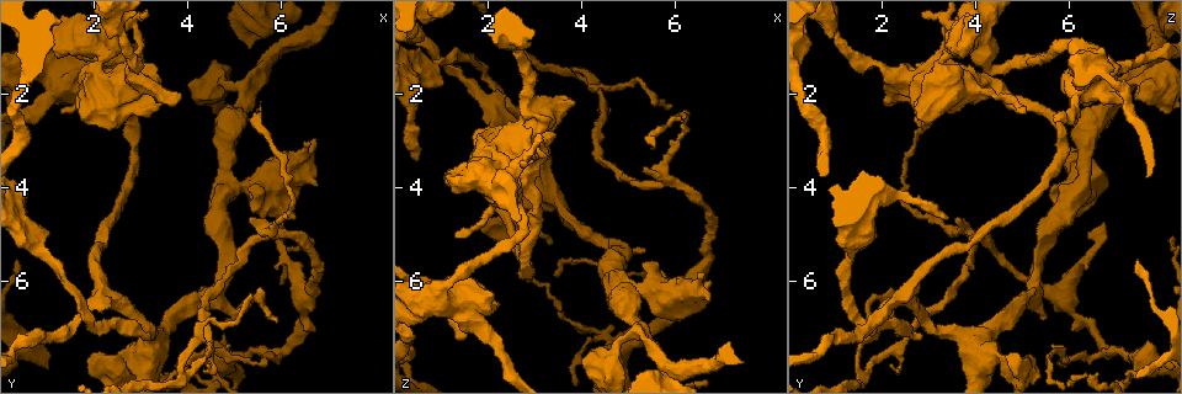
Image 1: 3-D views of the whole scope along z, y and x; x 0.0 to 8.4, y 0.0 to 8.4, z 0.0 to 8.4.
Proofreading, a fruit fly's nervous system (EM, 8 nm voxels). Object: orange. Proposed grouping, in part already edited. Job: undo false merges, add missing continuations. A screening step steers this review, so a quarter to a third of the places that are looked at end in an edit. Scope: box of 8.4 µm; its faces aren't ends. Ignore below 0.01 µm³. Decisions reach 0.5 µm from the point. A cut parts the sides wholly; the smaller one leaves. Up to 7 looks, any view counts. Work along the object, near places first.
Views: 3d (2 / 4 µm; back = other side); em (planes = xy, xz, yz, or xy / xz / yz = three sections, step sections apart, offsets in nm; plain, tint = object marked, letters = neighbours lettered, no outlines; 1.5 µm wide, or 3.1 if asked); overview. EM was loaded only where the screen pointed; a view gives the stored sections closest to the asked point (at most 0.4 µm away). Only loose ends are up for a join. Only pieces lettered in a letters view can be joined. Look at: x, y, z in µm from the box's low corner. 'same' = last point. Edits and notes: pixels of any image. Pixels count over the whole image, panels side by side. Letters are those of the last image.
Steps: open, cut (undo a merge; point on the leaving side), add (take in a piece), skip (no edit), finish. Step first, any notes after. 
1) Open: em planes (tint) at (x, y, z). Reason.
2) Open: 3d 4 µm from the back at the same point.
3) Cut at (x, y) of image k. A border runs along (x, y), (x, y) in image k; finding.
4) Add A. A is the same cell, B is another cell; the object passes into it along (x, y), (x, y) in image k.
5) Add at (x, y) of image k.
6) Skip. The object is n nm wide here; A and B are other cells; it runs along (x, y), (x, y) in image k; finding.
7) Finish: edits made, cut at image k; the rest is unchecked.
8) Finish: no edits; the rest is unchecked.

Open: em planes (letters) at (6.45, 3.05, 5.85).

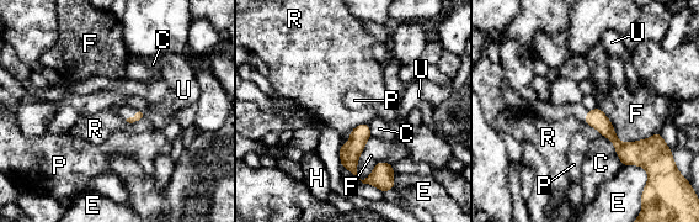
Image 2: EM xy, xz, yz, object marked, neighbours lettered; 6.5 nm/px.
Skip. The longest contact is with F, 300 nm; C, E, F, H, P, R and U are other cells; no lettered piece goes on from it.

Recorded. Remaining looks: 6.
Open: em yz step 4 (tint) at (2.95, 0.75, 3.35). Thick turns thin.

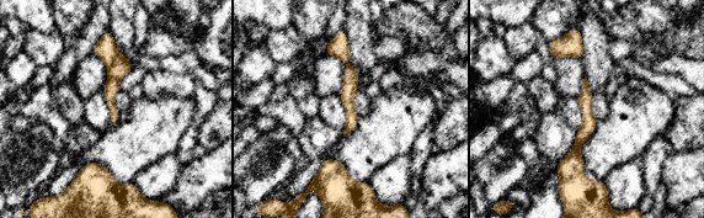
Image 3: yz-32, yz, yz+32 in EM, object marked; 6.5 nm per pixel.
Open: em planes (letters) at the same point.

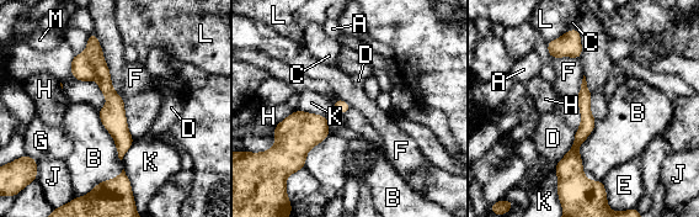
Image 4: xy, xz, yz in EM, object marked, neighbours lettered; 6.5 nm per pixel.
Cut at (81, 68) of image 4. A, B, C, D, E, F, G, H, J, K, L and M are other cells; two neurons meet here.

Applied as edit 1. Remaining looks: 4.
Open: overview. Redraw.

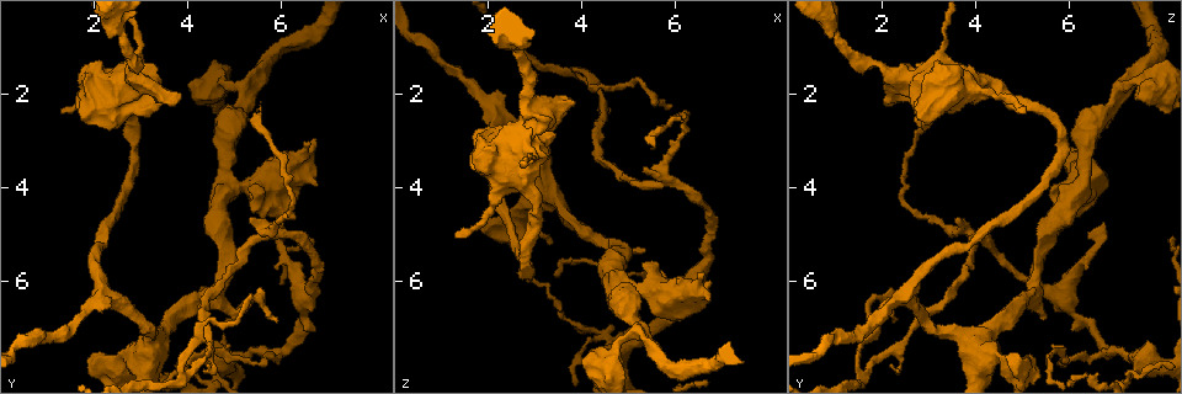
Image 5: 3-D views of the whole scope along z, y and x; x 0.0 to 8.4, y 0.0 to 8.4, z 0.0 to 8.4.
Open: em xz step 8 (letters) at (1.35, 2.45, 5.05). Branch stops here.

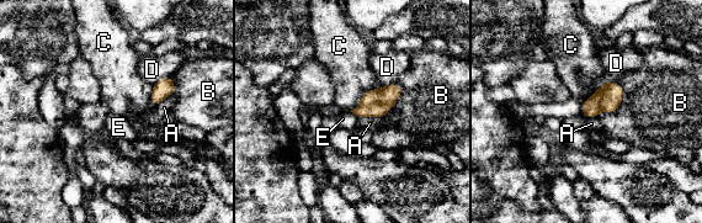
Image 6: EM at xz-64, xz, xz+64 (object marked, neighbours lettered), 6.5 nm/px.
Skip. The object is 110 nm wide here; A, B, C, D and E are other cells; a border runs along (618, 84), (621, 104), (595, 116) in image 6; no lettered piece goes on from it.

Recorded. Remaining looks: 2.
Finish: edits made, cut at image 4; the rest is unchecked.

